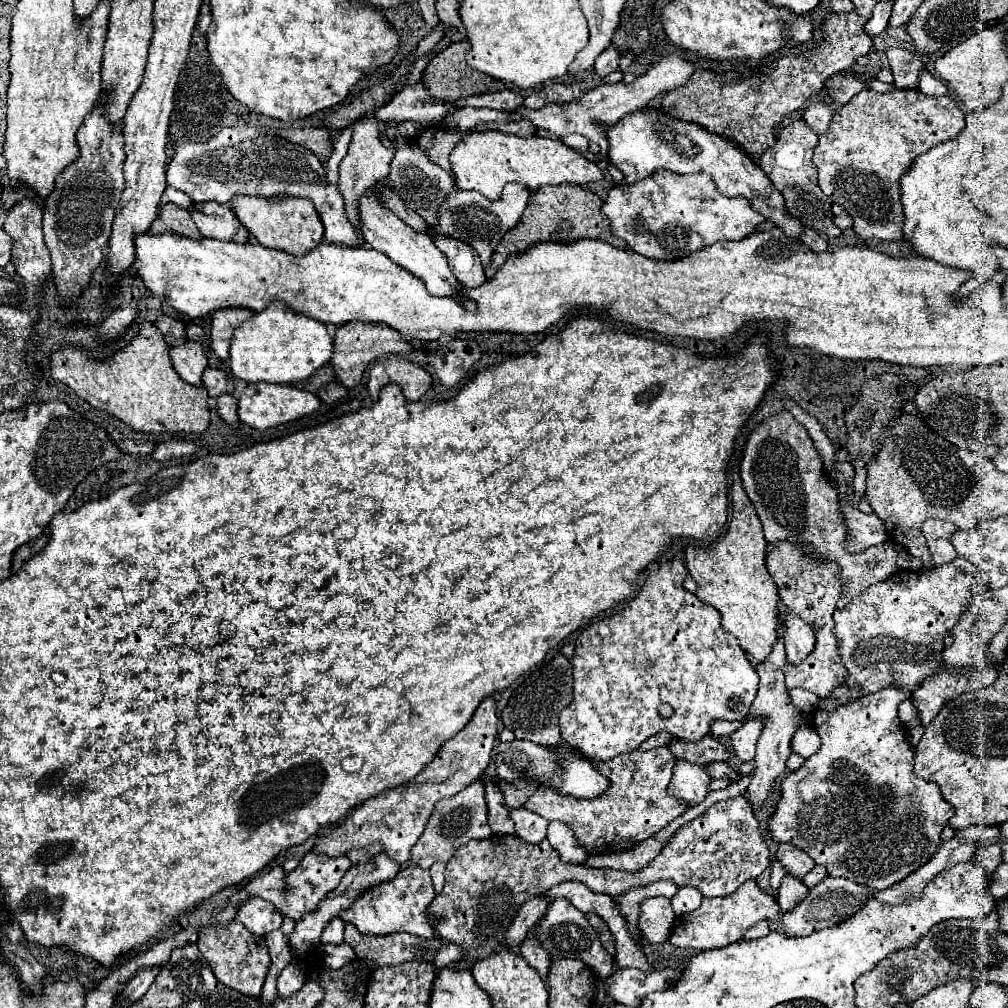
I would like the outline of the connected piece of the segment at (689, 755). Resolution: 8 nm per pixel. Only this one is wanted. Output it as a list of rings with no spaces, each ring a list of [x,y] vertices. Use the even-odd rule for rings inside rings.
[[[713,736],[703,738],[701,742],[681,742],[681,740],[673,739],[668,747],[671,748],[675,758],[691,762],[691,764],[709,764],[715,760],[729,758],[727,748]]]

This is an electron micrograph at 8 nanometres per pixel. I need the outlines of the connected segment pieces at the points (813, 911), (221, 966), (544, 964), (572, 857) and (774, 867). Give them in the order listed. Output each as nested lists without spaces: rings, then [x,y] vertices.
[[[825,878],[823,882],[819,882],[819,886],[815,886],[813,890],[809,890],[805,902],[801,902],[801,906],[797,906],[797,910],[793,912],[785,912],[781,916],[781,924],[783,924],[783,932],[787,936],[809,936],[815,932],[821,932],[825,928],[837,926],[841,922],[845,922],[847,918],[855,916],[869,900],[869,896],[873,896],[873,892],[867,886],[861,886],[853,880],[845,880],[845,878]]]
[[[233,920],[225,926],[215,924],[215,926],[201,928],[197,946],[199,946],[199,952],[203,954],[203,958],[209,962],[209,966],[219,982],[223,982],[225,986],[229,986],[245,996],[251,996],[251,998],[257,998],[261,994],[263,982],[265,982],[269,966],[271,966],[269,948],[267,948],[263,936],[251,934],[241,922]]]
[[[529,936],[529,938],[525,940],[525,944],[521,944],[519,950],[521,950],[521,956],[529,962],[529,966],[533,966],[533,968],[541,974],[541,978],[547,980],[549,968],[551,968],[551,964],[553,964],[551,954],[547,954],[533,936]]]
[[[549,822],[547,840],[559,852],[561,858],[565,858],[565,854],[567,854],[571,864],[583,864],[585,862],[587,850],[583,850],[577,844],[577,840],[573,838],[573,832],[565,824],[561,824],[561,822]]]
[[[773,862],[771,864],[771,878],[769,878],[769,884],[771,884],[771,890],[773,892],[779,890],[779,882],[783,880],[783,876],[785,876],[785,870],[781,868],[781,864],[779,862]]]

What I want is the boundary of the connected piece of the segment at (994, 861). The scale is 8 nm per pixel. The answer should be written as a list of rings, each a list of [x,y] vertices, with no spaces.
[[[999,844],[981,846],[975,850],[975,862],[985,870],[993,872],[1001,864],[1001,846]]]

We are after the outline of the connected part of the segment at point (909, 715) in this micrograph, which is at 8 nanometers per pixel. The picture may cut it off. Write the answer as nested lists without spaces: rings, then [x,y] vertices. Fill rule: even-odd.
[[[905,700],[905,702],[899,706],[899,718],[901,718],[901,722],[903,722],[907,728],[915,728],[915,726],[919,726],[917,710],[913,710],[911,700]]]

